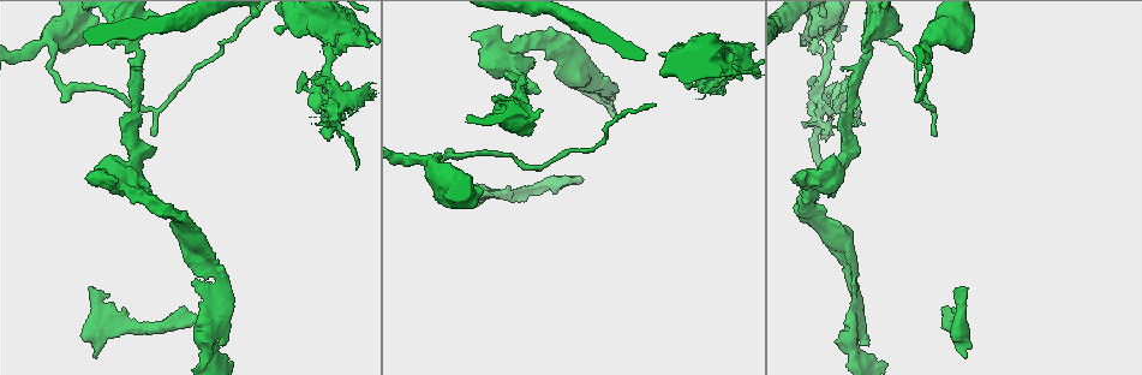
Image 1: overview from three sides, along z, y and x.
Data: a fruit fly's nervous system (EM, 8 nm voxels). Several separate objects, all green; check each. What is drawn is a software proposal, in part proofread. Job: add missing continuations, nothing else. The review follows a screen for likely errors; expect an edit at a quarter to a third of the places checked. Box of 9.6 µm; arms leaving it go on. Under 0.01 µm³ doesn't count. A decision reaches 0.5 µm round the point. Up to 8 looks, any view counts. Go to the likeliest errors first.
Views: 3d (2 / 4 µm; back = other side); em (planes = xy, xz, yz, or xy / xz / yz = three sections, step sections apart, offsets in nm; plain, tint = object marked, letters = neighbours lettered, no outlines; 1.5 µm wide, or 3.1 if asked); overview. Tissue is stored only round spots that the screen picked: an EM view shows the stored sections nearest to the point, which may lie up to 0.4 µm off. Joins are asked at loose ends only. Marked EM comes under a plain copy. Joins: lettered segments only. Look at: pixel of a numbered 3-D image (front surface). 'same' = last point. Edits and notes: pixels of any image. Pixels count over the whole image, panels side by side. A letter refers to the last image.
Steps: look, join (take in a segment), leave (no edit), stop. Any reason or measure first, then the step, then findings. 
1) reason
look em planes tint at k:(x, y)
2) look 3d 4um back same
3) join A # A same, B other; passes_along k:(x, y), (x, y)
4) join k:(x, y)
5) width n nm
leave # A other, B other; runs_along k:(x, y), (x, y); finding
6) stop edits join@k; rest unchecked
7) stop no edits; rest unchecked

thin end
look em planes letters at 1:(699, 92)

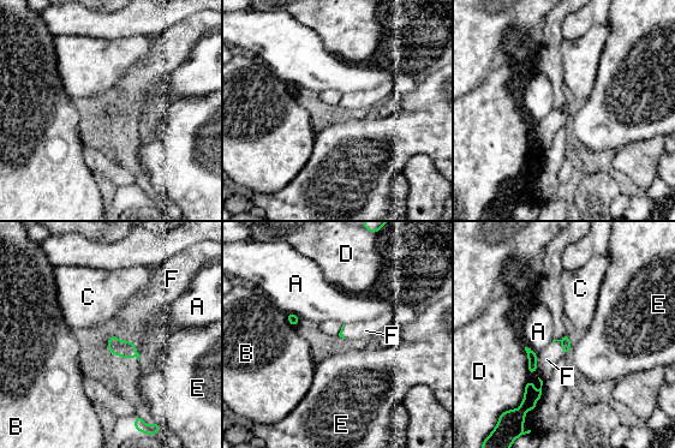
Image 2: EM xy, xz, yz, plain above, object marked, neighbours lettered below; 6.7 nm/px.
leave # A other, B other, C other, D other, E other, F other; border 2:(553, 341), (560, 342), (563, 354); none of them fits

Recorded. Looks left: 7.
thin end
look em planes letters at 1:(358, 166)

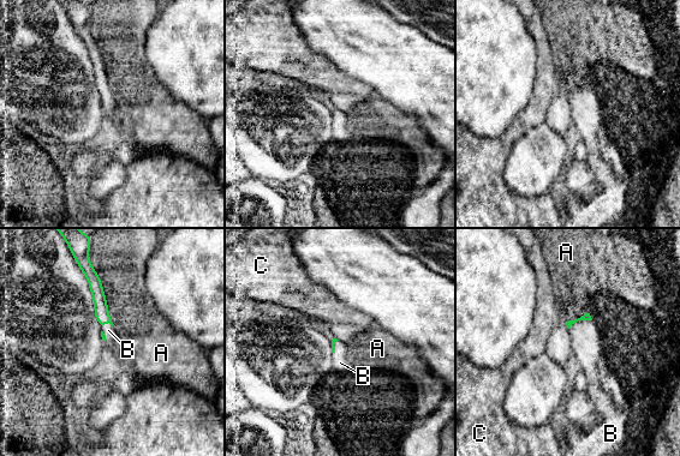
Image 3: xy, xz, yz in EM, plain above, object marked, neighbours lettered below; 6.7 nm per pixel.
leave # A other, B other, C other; border 3:(591, 319), (579, 319), (568, 329); none of them fits

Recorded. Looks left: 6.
branch stops here
look em xz step 8 letters at 1:(935, 133)

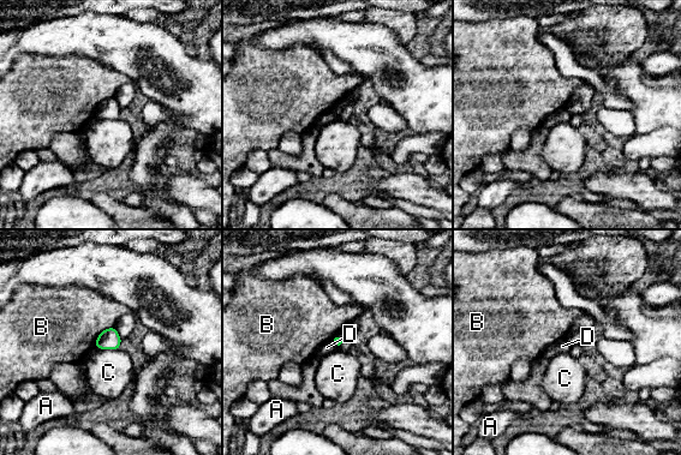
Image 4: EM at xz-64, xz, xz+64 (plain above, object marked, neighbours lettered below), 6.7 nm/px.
longest_contact B 200 nm
leave # A other, B other, C other, D other; none of them fits

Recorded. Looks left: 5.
stop no edits; rest unchecked

